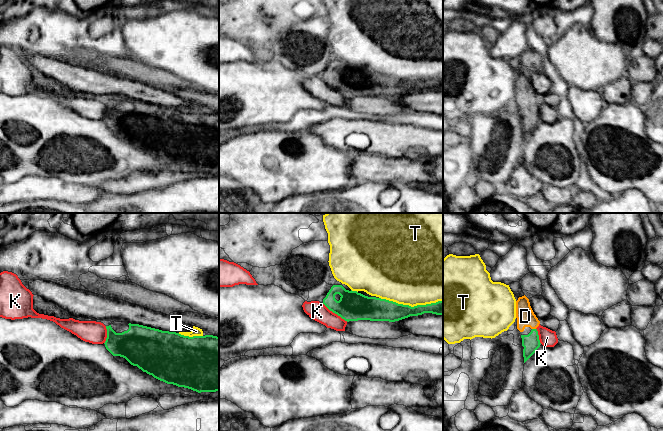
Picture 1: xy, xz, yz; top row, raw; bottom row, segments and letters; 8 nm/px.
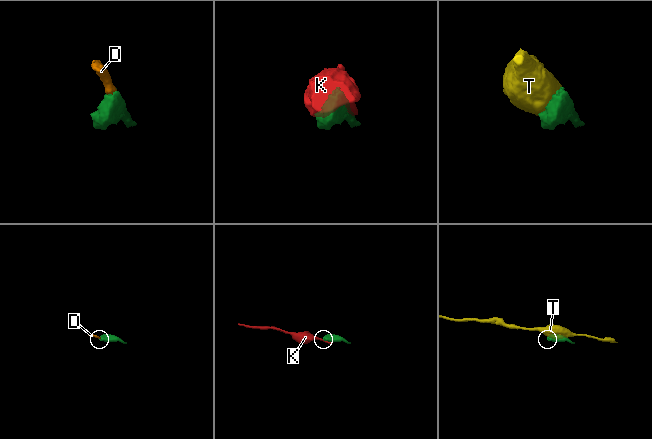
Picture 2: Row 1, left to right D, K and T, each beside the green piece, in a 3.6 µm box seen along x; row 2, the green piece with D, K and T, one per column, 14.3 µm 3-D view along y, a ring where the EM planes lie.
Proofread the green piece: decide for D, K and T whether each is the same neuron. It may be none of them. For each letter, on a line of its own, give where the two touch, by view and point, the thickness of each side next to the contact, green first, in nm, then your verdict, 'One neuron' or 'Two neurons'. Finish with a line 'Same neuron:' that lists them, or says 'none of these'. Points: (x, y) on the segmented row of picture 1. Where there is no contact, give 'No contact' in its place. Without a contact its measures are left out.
D: Touches green at yz (534, 329). Thickness 140 nm (green) against 150 nm. One neuron
K: Touches green at xz (335, 313). Thickness 240 nm (green) against 150 nm. Two neurons
T: Touches green at xz (410, 306). Thickness 180 nm (green) against 480 nm. Two neurons
Same neuron: D

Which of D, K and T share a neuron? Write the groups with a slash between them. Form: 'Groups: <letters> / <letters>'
Groups: D / K / T

